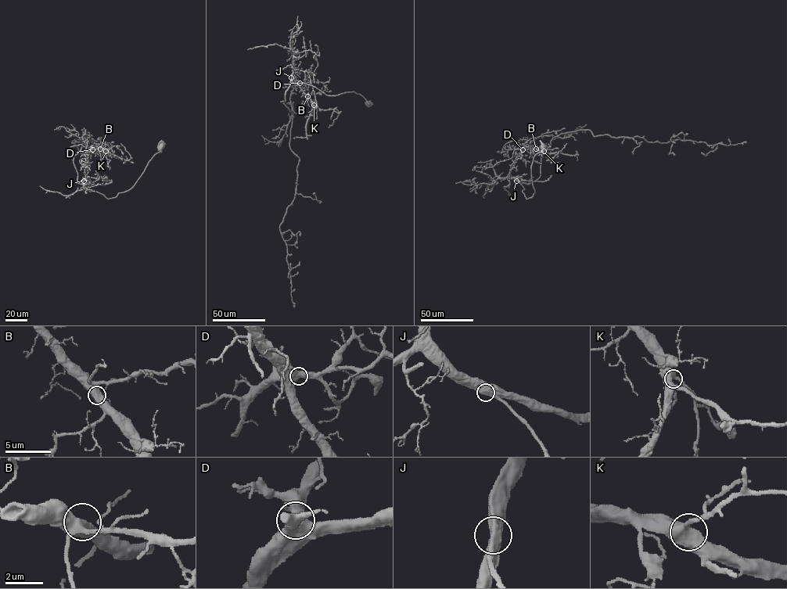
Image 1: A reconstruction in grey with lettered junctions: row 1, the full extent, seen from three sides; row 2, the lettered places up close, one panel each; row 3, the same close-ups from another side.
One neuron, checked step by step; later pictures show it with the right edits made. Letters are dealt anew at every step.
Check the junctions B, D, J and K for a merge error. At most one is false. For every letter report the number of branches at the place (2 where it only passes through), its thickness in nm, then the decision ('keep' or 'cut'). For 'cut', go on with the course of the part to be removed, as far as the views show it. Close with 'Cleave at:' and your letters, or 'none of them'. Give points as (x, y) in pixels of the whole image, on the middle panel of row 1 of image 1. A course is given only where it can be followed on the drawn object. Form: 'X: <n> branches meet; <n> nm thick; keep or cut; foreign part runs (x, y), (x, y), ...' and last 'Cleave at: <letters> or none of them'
B: 2 branches meet; 600 nm thick; keep
D: 2 branches meet; 600 nm thick; keep
J: 2 branches meet; 600 nm thick; keep
K: 2 branches meet; 650 nm thick; keep
Cleave at: none of them

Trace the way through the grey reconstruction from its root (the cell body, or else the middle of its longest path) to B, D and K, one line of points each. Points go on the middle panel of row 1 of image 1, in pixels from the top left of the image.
B: (369, 104), (354, 91), (328, 95), (305, 83), (294, 84), (291, 79), (292, 70), (299, 87), (307, 96)
D: (369, 104), (354, 91), (328, 95), (305, 83), (294, 84), (291, 79), (292, 70), (295, 79), (300, 83)
K: (369, 104), (354, 91), (328, 95), (305, 83), (294, 84), (291, 79), (292, 70), (299, 87), (314, 105)

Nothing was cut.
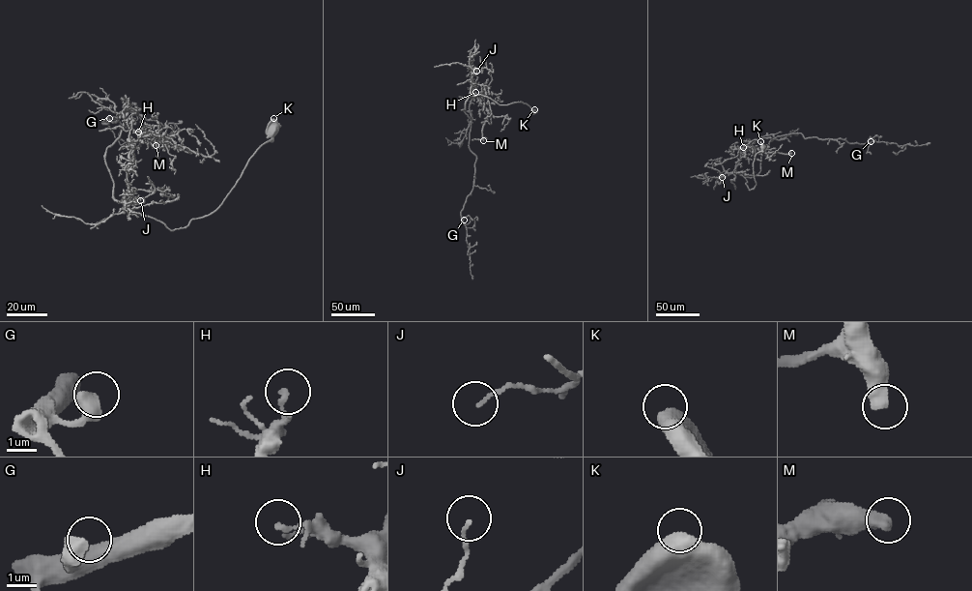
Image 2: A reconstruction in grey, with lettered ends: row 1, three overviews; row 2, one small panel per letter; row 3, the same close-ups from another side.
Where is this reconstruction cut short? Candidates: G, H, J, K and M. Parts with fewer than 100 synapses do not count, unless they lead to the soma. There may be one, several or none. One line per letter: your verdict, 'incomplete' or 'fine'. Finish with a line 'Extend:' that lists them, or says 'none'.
G: fine
H: fine
J: fine
K: fine
M: incomplete
Extend: M

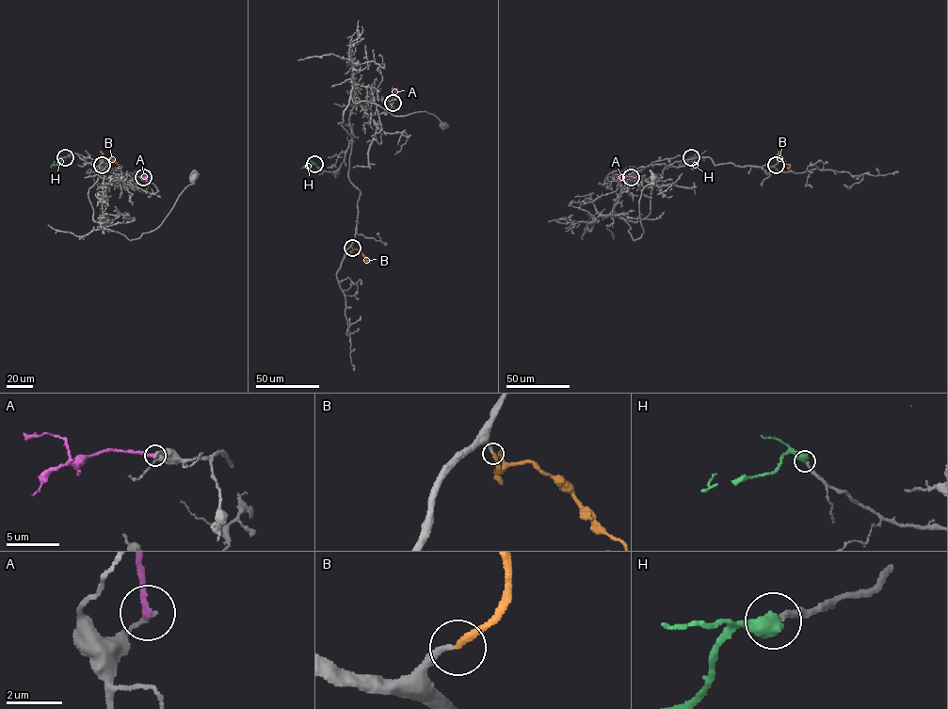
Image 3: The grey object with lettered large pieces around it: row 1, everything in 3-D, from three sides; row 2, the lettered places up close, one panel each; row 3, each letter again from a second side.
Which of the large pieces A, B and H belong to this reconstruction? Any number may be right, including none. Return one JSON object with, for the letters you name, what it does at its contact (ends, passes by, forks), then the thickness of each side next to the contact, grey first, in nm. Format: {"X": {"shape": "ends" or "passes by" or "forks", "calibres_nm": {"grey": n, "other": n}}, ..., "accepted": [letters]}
{"B": {"shape": "ends", "calibres_nm": {"grey": 240, "other": 260}}, "H": {"shape": "ends", "calibres_nm": {"grey": 200, "other": 600}}, "accepted": ["B", "H"]}

